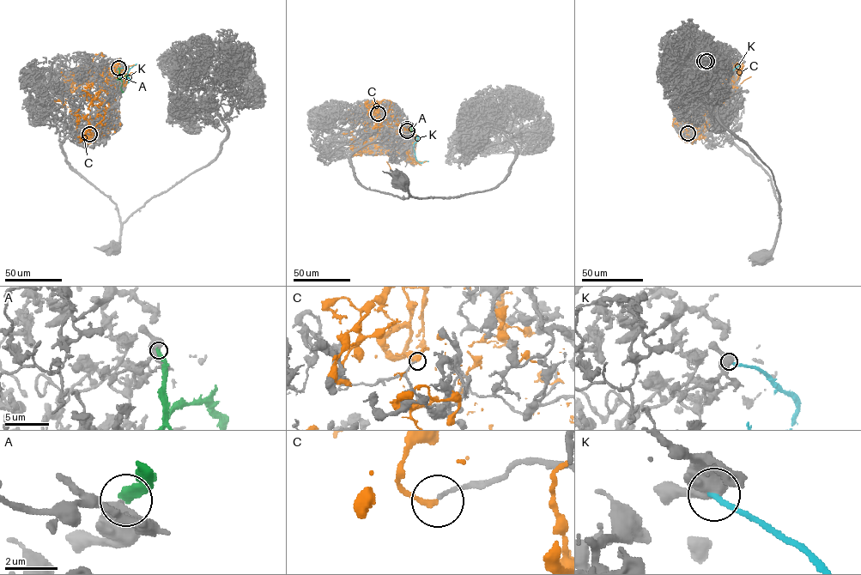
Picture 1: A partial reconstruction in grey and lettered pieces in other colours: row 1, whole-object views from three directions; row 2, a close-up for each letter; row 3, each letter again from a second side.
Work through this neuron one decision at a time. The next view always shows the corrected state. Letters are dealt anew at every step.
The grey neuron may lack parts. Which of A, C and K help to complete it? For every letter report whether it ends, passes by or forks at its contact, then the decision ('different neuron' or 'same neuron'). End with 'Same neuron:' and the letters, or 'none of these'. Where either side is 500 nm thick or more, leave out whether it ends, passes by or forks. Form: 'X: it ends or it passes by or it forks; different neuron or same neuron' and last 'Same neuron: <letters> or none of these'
A: it ends; different neuron
C: it ends; different neuron
K: different neuron
Same neuron: none of these

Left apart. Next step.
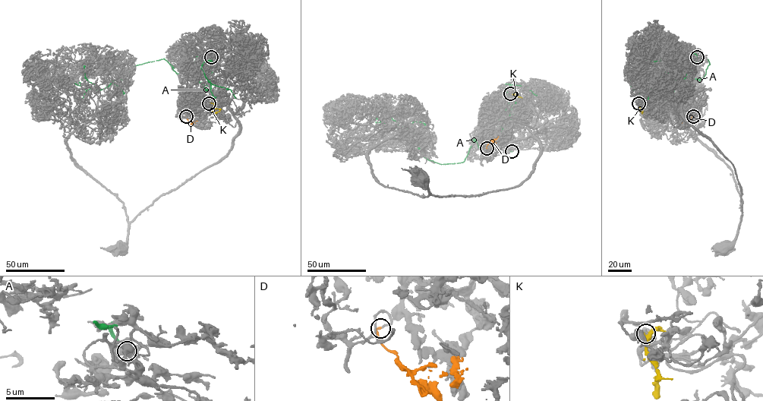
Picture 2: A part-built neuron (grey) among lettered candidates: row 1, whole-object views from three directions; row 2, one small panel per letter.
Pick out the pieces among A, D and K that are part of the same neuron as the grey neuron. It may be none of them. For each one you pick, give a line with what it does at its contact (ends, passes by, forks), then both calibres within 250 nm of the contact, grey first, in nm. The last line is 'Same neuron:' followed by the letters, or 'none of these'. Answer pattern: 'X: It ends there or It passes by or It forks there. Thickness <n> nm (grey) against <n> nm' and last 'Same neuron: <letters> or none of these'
D: It ends there. Thickness 150 nm (grey) against 200 nm
Same neuron: D

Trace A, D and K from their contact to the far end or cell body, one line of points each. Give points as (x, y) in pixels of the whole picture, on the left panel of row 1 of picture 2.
A: (211, 57), (202, 53), (191, 67), (178, 74), (164, 58), (144, 62), (98, 91), (85, 76), (85, 65)
D: (185, 116), (188, 121), (197, 121)
K: (209, 103), (213, 102), (215, 108), (219, 109), (215, 112)

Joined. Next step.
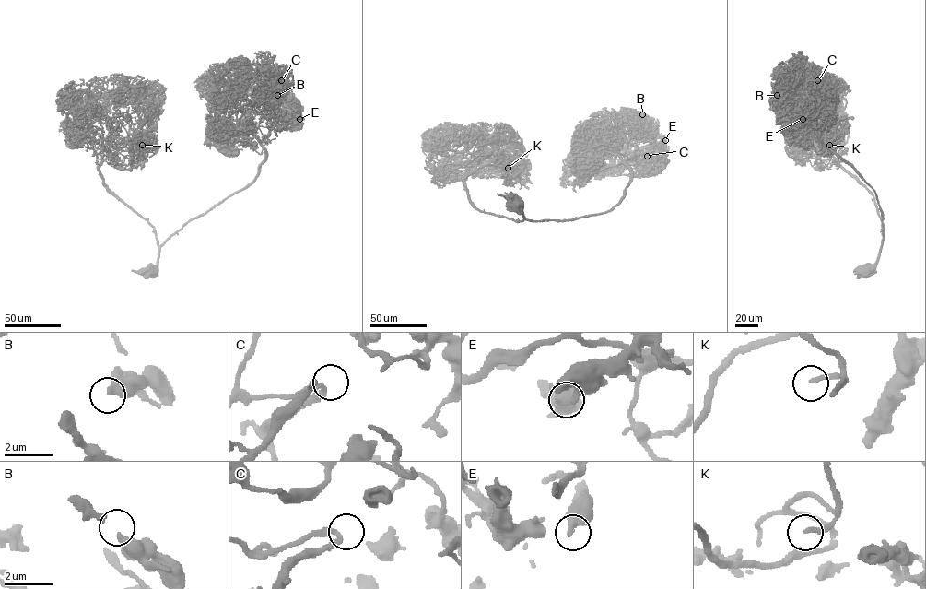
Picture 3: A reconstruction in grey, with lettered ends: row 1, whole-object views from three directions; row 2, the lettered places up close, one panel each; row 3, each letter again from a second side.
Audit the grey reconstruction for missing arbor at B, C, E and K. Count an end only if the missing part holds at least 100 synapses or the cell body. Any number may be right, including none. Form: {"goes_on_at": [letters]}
{"goes_on_at": ["K"]}

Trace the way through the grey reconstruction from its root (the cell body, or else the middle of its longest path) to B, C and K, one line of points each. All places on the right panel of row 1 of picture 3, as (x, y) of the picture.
B: (867, 273), (883, 239), (883, 213), (874, 191), (816, 133), (799, 93), (778, 89), (777, 95)
C: (867, 273), (876, 260), (882, 243), (883, 213), (873, 189), (818, 136), (821, 87), (817, 80)
K: (867, 273), (881, 245), (883, 221), (873, 195), (830, 154), (826, 142), (828, 147), (828, 142), (829, 145)

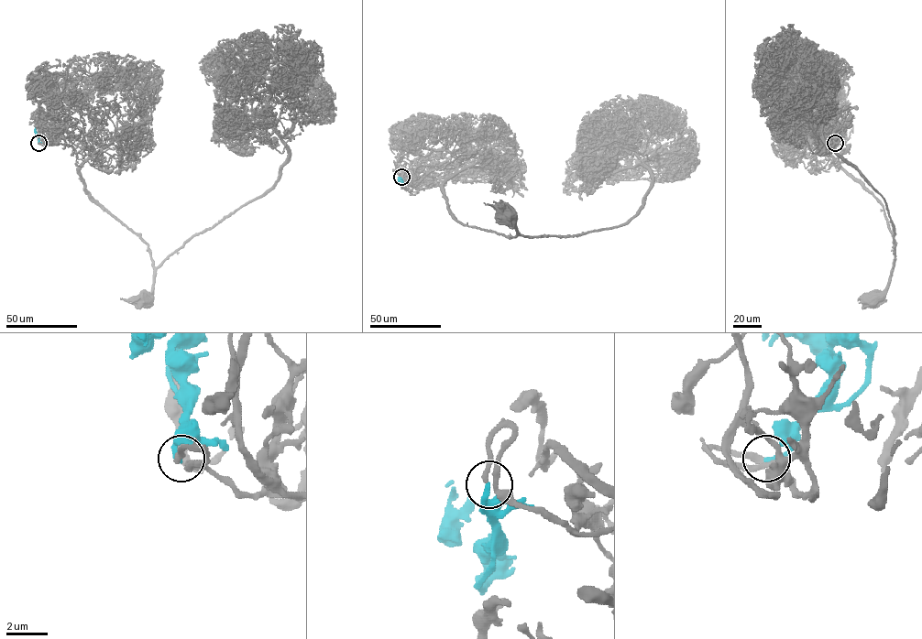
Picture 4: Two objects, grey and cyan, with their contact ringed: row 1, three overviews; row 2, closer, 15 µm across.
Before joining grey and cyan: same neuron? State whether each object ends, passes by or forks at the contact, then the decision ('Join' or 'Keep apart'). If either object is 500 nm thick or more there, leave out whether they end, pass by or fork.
At the ring grey forks. At the ring cyan ends. Join

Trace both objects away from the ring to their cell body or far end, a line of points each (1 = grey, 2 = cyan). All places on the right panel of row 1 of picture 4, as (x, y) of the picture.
1: (835, 143), (837, 146), (829, 146), (823, 137), (825, 150), (879, 200), (894, 239), (890, 285), (874, 301)
2: (835, 143), (839, 137), (838, 127)

